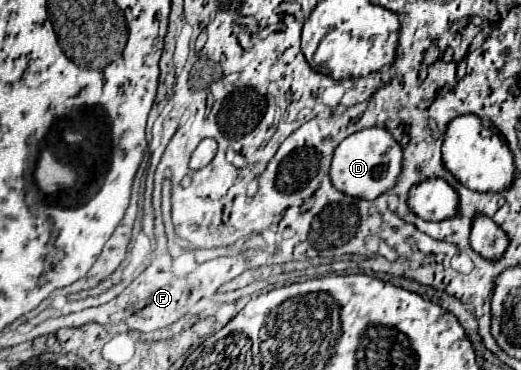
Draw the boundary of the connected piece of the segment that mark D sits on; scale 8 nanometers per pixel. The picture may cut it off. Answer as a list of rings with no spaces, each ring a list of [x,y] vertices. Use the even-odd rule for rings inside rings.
[[[369,127],[361,129],[347,139],[343,139],[333,153],[329,177],[337,191],[359,197],[359,199],[377,199],[381,193],[391,189],[397,183],[397,177],[401,173],[401,147],[391,137],[387,129],[381,127]],[[381,169],[385,169],[385,175],[381,177]]]

